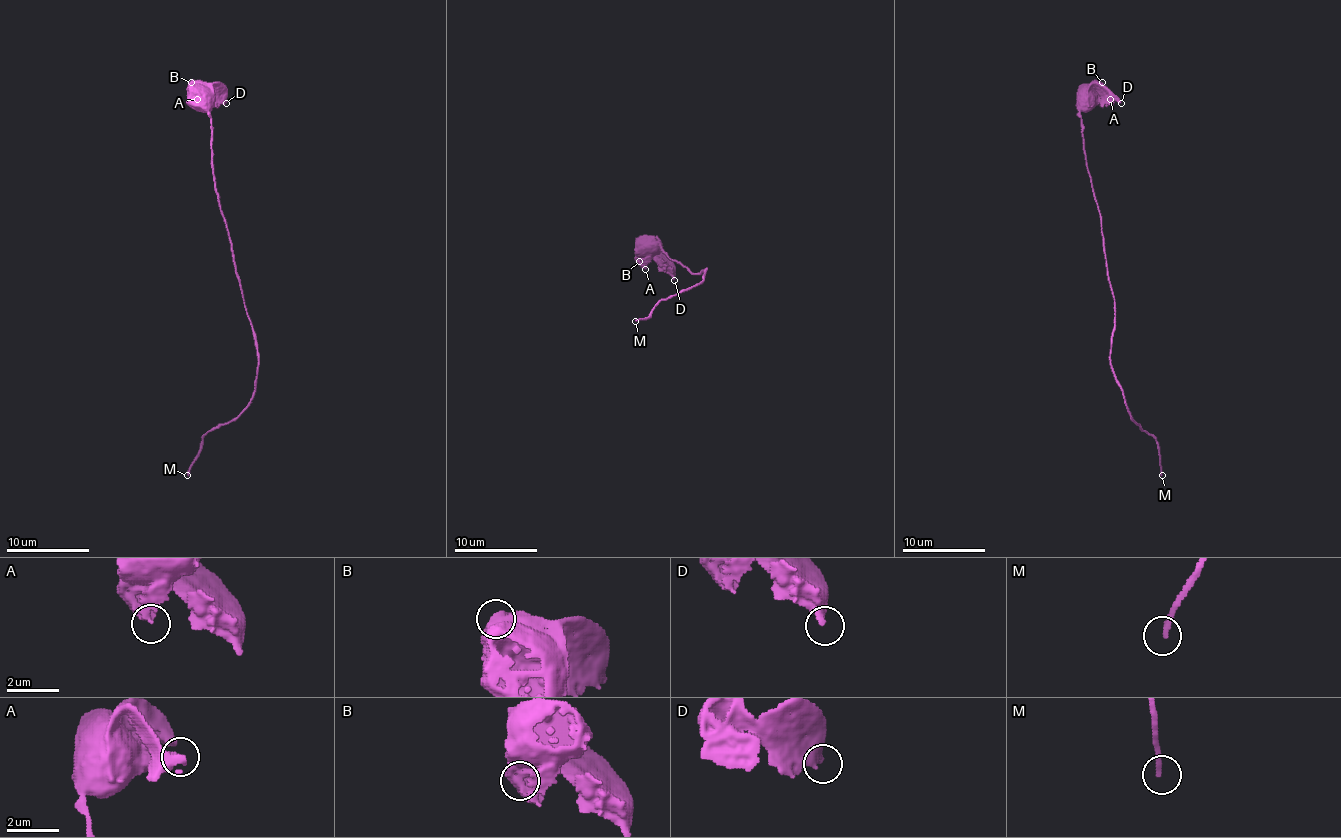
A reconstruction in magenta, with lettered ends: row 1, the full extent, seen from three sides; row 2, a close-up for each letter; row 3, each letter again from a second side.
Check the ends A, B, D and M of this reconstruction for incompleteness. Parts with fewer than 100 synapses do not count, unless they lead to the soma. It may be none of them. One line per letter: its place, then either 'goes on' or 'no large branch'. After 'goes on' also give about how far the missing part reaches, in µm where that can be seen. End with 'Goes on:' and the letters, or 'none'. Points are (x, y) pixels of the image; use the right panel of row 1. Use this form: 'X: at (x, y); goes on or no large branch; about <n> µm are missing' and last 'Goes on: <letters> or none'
A: at (1110, 99); no large branch
B: at (1102, 82); no large branch
D: at (1121, 103); no large branch
M: at (1162, 475); goes on; about 250 µm are missing
Goes on: M

